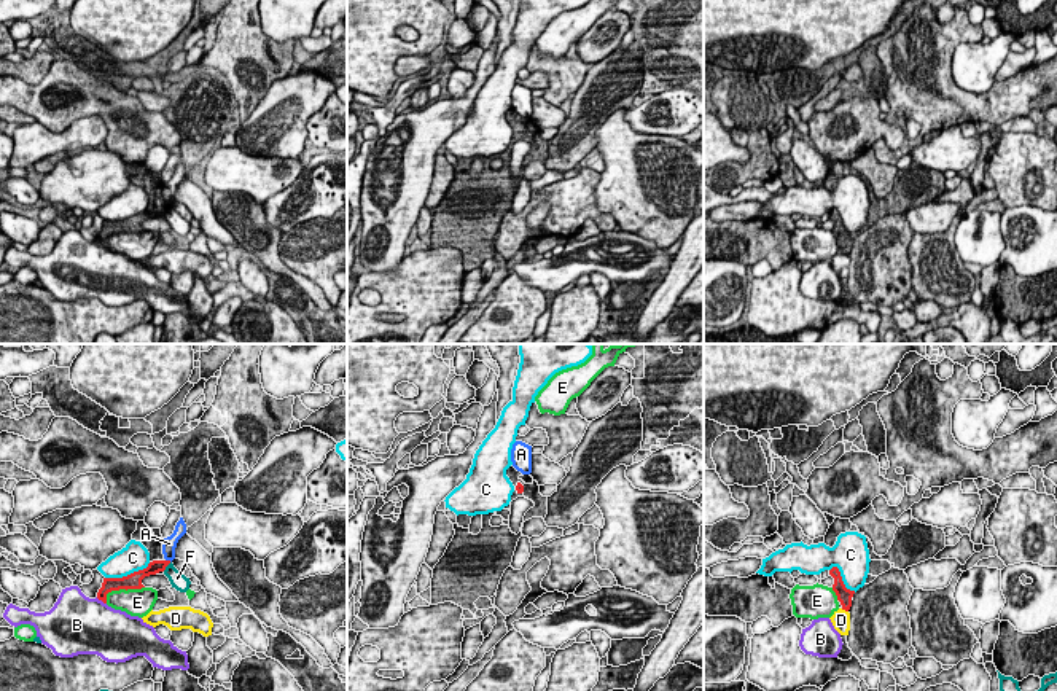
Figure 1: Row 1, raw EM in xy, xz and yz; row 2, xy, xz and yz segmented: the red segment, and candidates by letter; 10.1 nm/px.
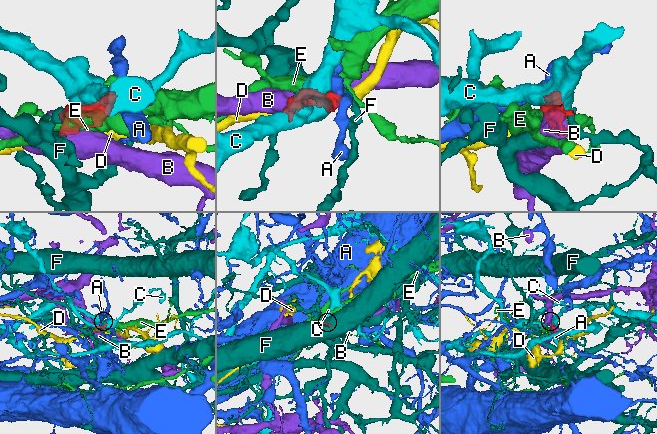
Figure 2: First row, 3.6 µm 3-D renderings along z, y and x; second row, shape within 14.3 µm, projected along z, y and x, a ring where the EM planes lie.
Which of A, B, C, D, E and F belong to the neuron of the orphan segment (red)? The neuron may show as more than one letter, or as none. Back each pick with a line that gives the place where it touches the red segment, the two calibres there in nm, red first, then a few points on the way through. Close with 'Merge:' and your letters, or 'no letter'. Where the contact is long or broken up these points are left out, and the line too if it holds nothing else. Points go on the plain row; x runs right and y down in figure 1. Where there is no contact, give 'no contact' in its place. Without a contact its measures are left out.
Merge: no letter

